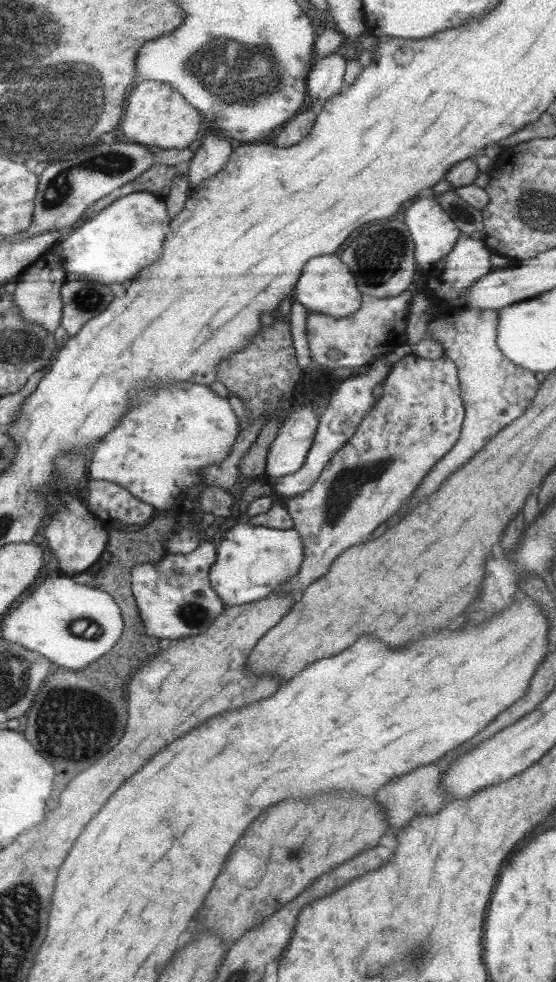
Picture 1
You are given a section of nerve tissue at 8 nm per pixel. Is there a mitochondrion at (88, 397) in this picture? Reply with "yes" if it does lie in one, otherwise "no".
no

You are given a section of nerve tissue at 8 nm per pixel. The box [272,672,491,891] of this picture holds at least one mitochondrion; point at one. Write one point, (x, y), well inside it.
(295, 851)

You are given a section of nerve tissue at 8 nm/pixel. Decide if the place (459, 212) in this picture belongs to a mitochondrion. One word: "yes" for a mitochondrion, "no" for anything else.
no

